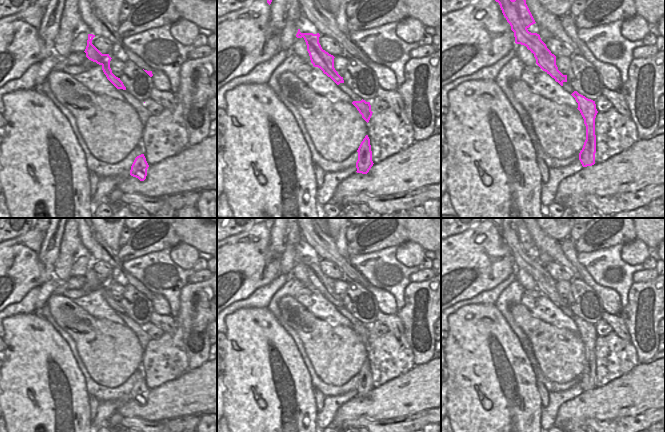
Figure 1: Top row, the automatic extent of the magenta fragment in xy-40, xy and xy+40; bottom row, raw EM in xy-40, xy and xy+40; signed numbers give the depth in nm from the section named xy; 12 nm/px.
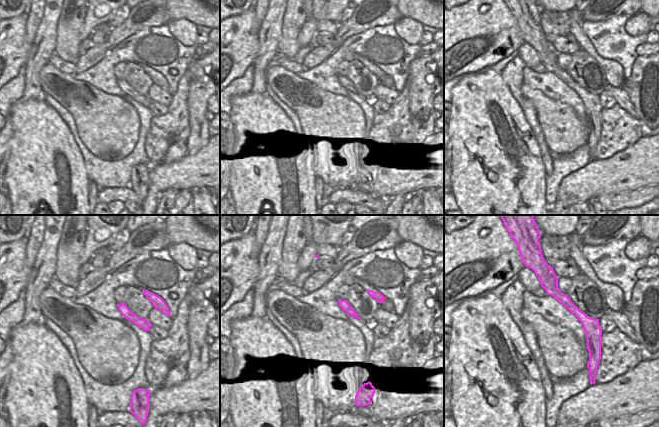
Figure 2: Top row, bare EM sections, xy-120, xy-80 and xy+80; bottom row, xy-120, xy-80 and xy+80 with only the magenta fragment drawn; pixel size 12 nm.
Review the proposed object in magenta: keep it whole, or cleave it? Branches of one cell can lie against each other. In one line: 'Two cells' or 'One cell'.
Two cells

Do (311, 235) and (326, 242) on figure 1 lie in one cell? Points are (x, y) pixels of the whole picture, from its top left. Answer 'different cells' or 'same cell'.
same cell

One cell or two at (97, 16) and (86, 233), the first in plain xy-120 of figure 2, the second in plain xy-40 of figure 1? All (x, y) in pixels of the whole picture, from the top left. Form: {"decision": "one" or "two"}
{"decision": "two"}

